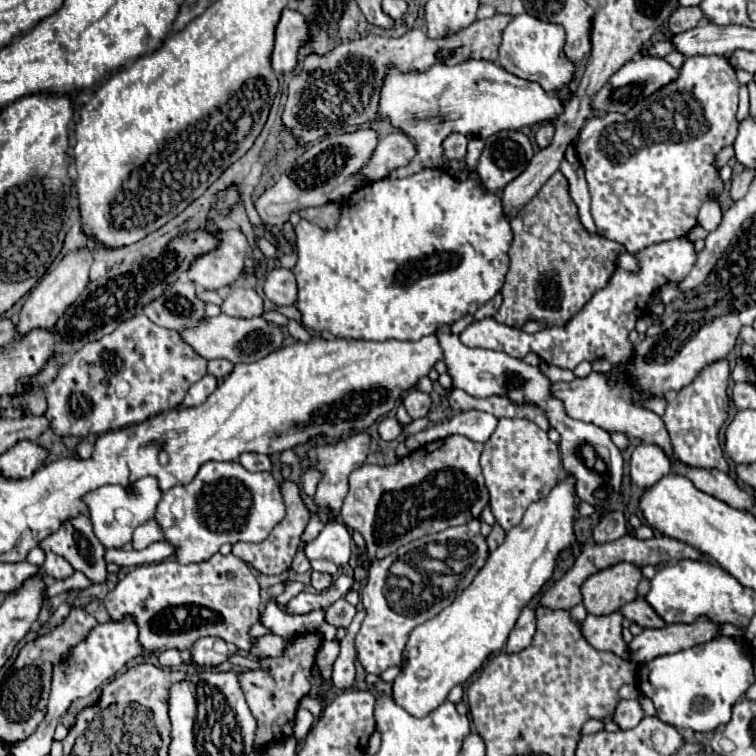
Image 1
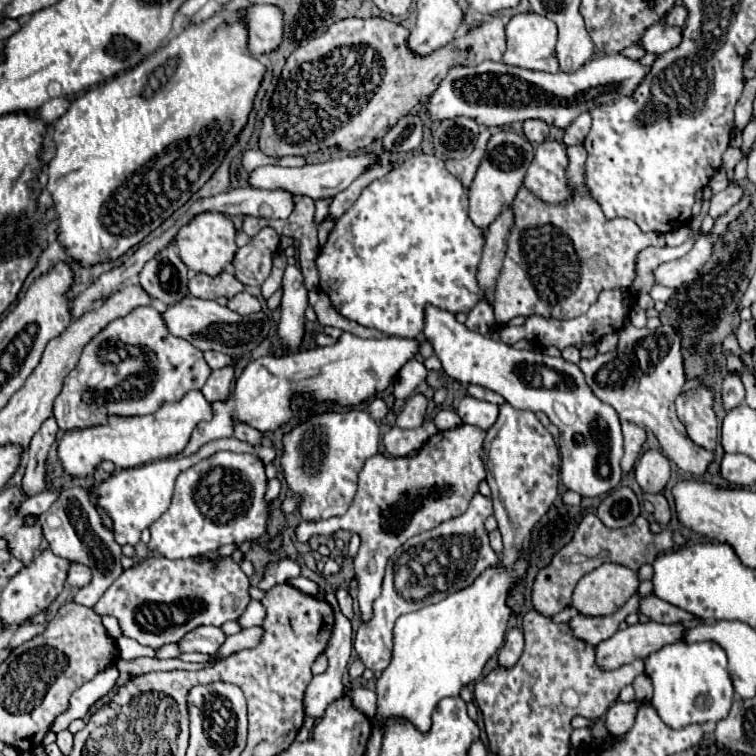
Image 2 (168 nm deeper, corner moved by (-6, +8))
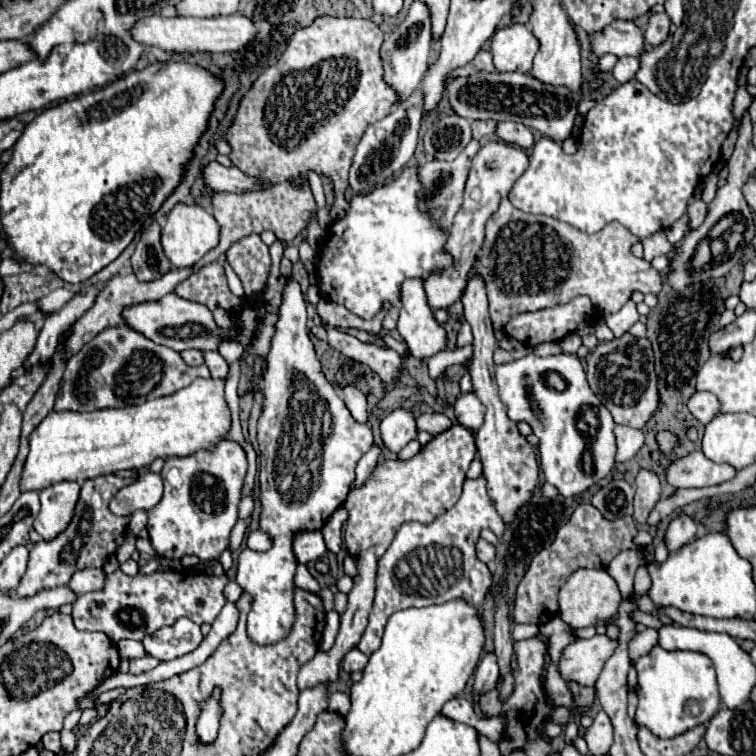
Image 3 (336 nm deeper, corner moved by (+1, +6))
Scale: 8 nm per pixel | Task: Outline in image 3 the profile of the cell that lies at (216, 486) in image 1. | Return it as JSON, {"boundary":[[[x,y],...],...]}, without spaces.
{"boundary":[[[220,441],[214,451],[198,451],[190,457],[168,457],[162,467],[164,495],[152,511],[148,511],[148,533],[150,541],[160,557],[180,559],[184,555],[196,555],[200,561],[216,559],[224,549],[228,549],[228,537],[238,521],[240,491],[246,477],[248,461],[246,451],[236,441]]]}

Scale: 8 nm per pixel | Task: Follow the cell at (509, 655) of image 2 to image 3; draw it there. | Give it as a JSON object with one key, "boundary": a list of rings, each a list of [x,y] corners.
{"boundary":[[[488,653],[478,663],[478,667],[474,671],[474,685],[472,685],[474,693],[482,695],[484,691],[494,689],[496,683],[498,683],[498,675],[500,675],[500,671],[498,671],[498,663],[496,663],[496,655],[494,653]]]}

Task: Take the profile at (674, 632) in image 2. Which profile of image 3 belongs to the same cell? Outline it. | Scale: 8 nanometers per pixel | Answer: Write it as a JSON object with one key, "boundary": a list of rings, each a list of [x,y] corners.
{"boundary":[[[594,635],[592,639],[576,639],[564,647],[558,663],[560,677],[574,681],[582,687],[594,687],[604,663],[616,649],[616,641],[606,635]]]}

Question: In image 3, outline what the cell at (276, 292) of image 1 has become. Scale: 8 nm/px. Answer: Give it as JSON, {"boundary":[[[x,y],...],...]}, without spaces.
{"boundary":[[[288,279],[284,287],[284,299],[278,313],[276,335],[272,339],[272,349],[266,355],[266,373],[262,387],[262,411],[258,419],[258,453],[260,453],[260,531],[272,537],[272,547],[268,551],[250,551],[248,547],[240,551],[236,559],[236,583],[244,593],[252,595],[252,607],[246,621],[248,637],[258,645],[272,645],[282,641],[294,623],[294,573],[296,557],[292,553],[292,539],[300,531],[318,531],[326,519],[346,501],[356,463],[372,447],[372,431],[368,425],[360,425],[338,397],[336,389],[326,381],[320,361],[314,355],[314,345],[306,329],[306,303],[300,285]]]}

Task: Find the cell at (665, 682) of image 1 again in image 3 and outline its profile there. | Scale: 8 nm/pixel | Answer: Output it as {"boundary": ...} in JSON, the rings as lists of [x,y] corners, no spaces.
{"boundary":[[[656,645],[634,663],[638,671],[638,709],[634,721],[650,729],[656,737],[670,739],[706,723],[720,707],[720,693],[712,661],[702,653],[666,651]]]}

